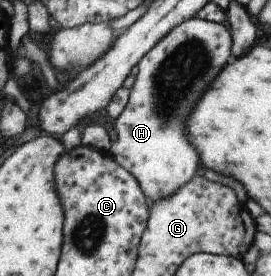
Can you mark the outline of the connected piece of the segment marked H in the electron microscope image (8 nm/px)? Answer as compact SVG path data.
M192 16L164 34L136 64L136 75L129 88L126 105L115 119L116 141L111 143L108 153L135 177L148 201L148 206L161 198L171 196L180 189L180 186L194 177L196 167L200 165L199 154L182 133L184 111L188 115L188 109L192 107L192 103L208 87L208 83L214 79L220 67L228 61L230 49L231 33L228 28L222 23L209 22L198 16Z

